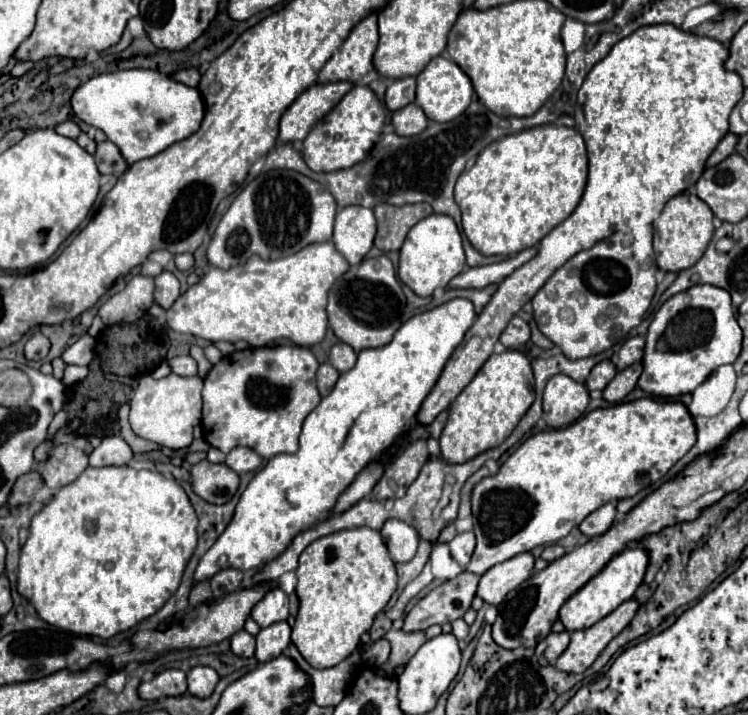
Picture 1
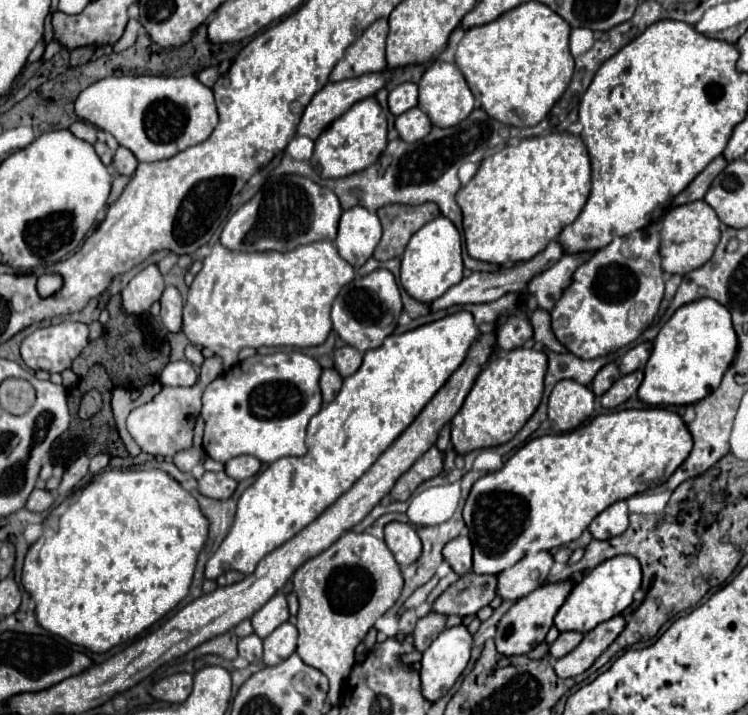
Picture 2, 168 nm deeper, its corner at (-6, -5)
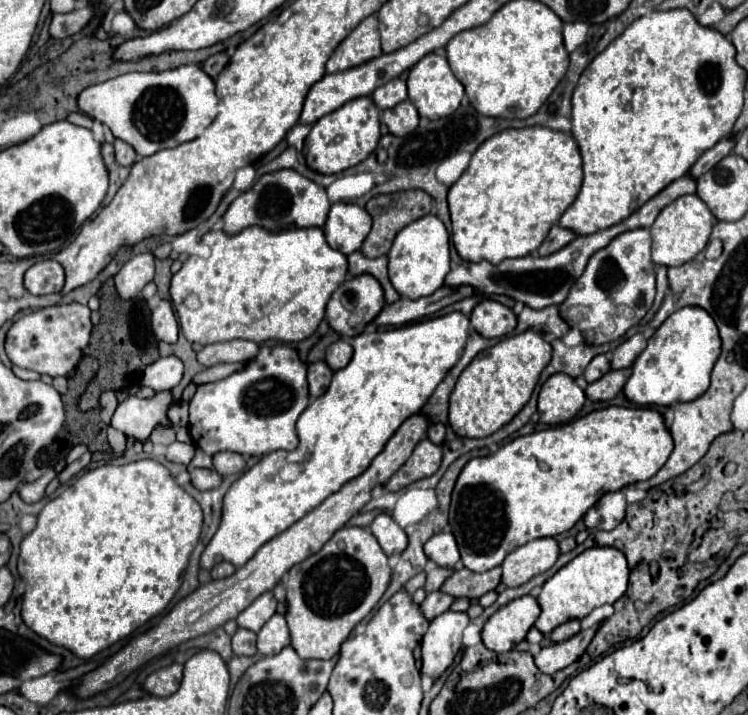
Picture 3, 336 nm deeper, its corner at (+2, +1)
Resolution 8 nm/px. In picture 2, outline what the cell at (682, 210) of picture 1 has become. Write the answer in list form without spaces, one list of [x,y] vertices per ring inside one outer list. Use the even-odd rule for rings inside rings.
[[[706,201],[678,205],[662,217],[660,237],[662,237],[662,243],[660,243],[662,269],[670,275],[674,275],[674,273],[684,275],[684,273],[690,273],[690,271],[702,267],[712,257],[712,253],[720,241],[720,219]]]

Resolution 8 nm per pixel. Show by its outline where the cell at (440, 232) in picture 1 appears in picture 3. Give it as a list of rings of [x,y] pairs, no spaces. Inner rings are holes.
[[[426,215],[406,225],[394,239],[388,253],[388,273],[394,289],[408,299],[420,299],[432,295],[444,285],[444,277],[450,271],[450,237],[444,223],[436,215]]]

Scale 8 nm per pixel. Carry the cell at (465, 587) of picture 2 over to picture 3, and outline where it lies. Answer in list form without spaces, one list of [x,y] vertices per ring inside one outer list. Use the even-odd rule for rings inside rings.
[[[494,567],[484,573],[474,573],[470,569],[454,571],[452,577],[446,579],[440,591],[454,595],[454,597],[468,597],[468,599],[480,599],[484,593],[498,587],[502,579],[502,567]]]

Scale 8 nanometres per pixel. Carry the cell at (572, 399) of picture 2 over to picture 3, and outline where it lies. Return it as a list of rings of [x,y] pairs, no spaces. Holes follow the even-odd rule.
[[[556,373],[546,379],[538,395],[540,421],[562,425],[572,421],[586,401],[584,391],[566,373]]]

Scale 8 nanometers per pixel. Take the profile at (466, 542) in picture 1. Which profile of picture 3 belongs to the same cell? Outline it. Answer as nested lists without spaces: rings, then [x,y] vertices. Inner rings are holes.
[[[438,533],[424,543],[424,553],[440,567],[454,567],[460,561],[458,545],[452,533]]]

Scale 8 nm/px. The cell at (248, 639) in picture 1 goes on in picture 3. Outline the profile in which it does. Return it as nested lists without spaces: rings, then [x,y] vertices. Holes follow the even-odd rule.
[[[238,629],[232,635],[234,655],[256,655],[256,633],[250,629]]]

